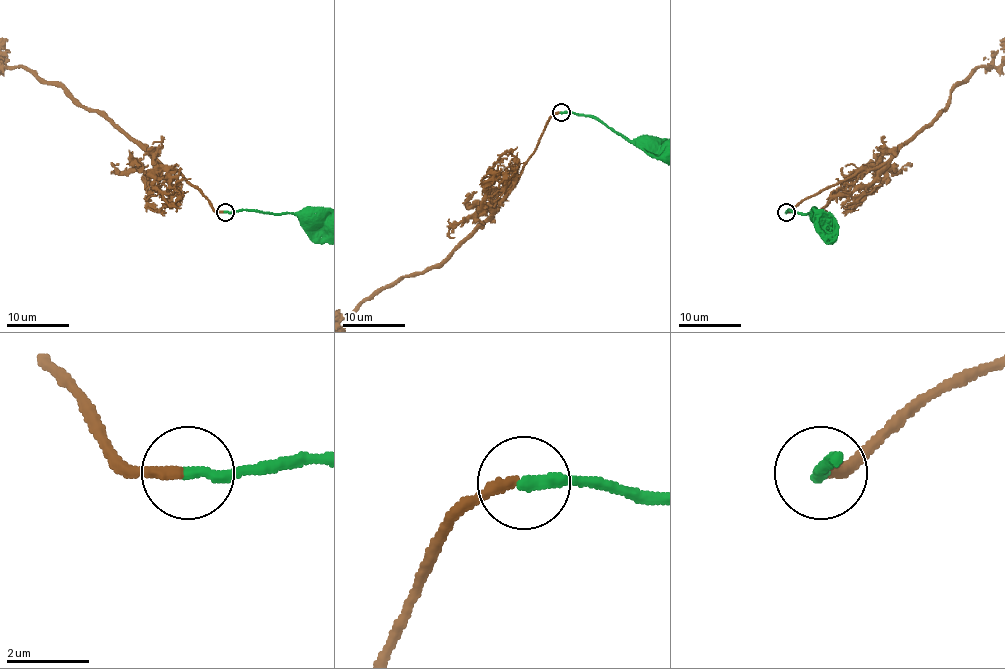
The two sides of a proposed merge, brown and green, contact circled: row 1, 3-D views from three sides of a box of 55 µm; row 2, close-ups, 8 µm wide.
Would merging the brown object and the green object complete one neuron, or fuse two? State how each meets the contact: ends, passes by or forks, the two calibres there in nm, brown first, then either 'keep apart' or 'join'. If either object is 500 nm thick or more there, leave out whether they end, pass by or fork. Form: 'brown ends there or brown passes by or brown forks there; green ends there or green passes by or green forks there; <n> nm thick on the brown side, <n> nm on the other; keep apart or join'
brown ends there; green ends there; 280 nm thick on the brown side, 320 nm on the other; join

